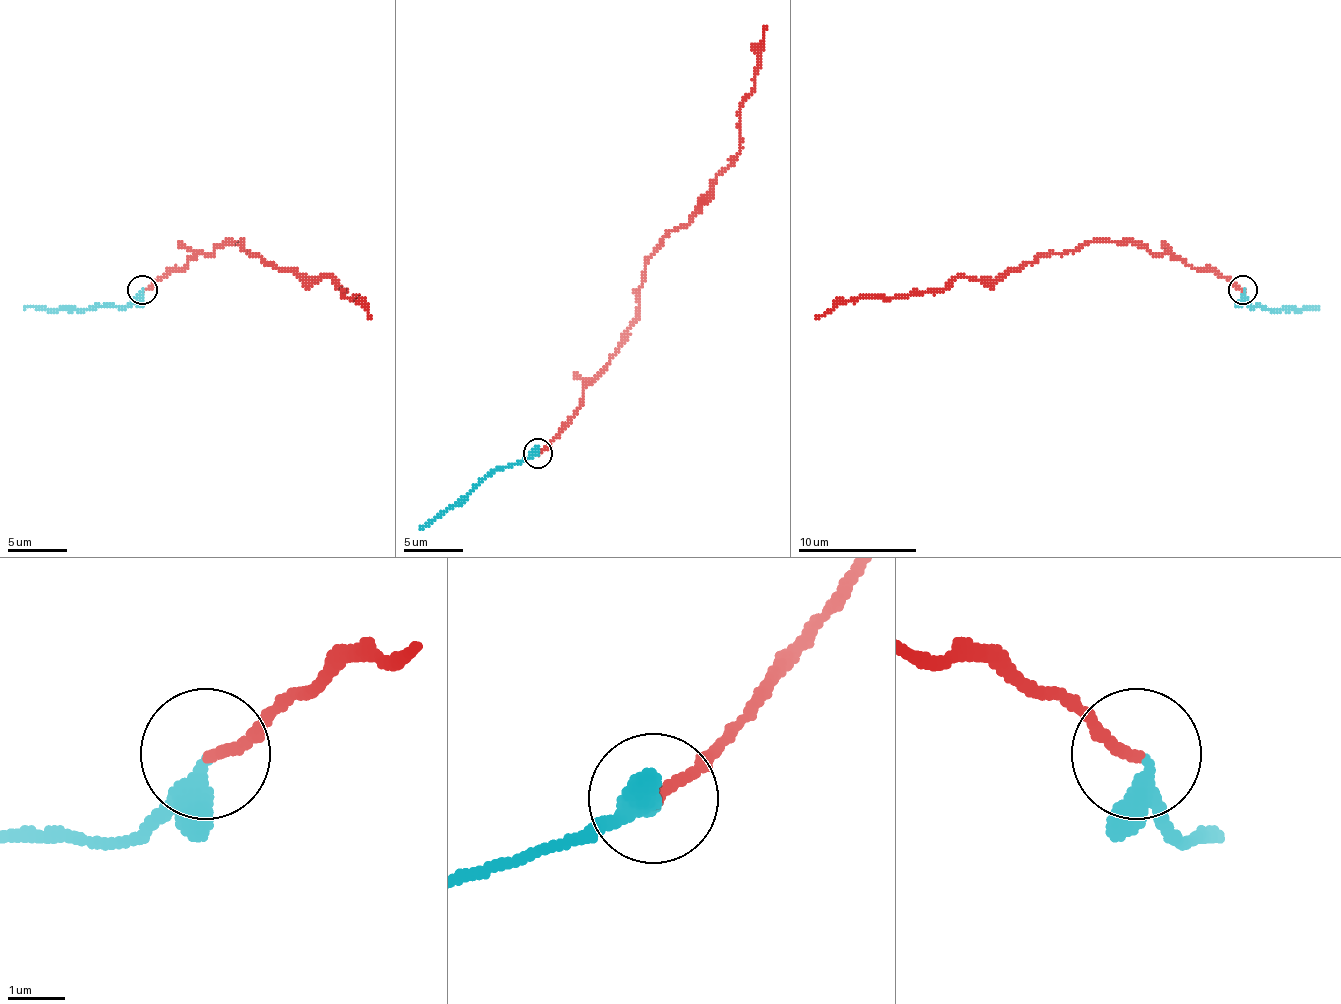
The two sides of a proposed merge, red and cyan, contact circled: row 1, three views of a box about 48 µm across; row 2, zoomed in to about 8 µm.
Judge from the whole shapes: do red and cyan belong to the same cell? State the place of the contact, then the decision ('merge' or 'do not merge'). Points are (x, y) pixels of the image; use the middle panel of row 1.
place (538, 453); merge

